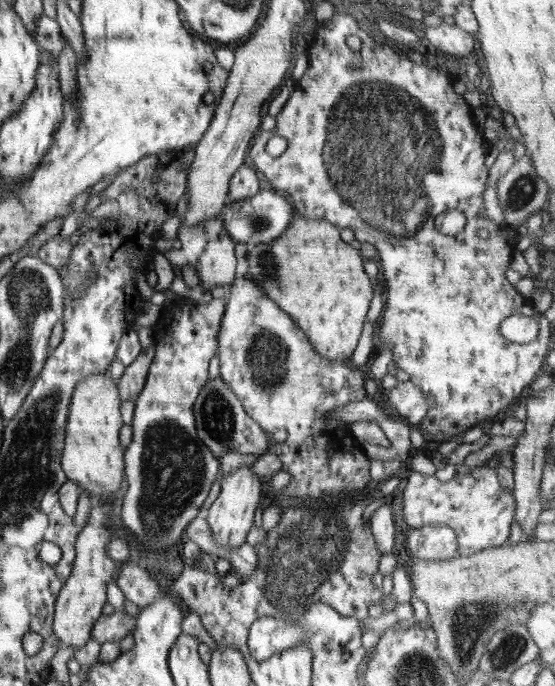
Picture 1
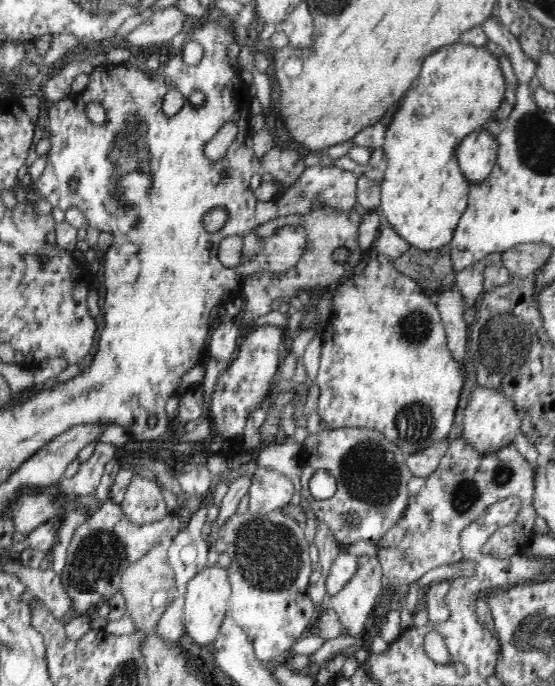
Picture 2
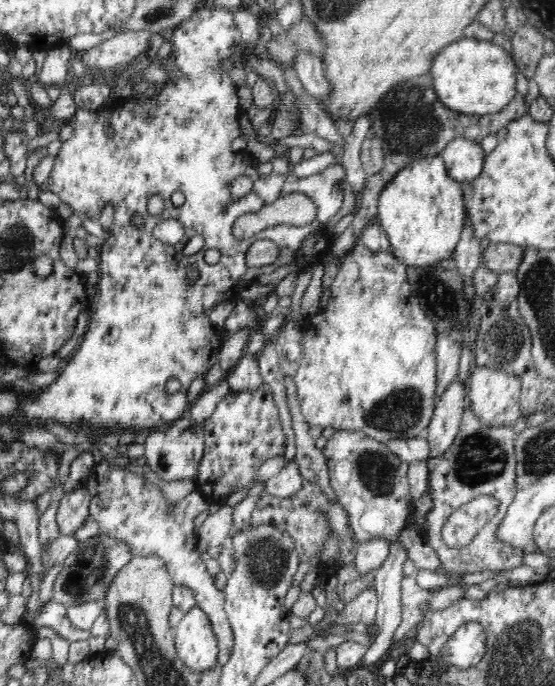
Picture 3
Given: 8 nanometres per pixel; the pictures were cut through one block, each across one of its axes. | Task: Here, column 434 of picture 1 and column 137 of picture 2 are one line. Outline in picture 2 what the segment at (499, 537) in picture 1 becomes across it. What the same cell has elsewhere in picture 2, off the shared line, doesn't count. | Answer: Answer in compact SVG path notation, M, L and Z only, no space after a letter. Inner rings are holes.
M134 476L127 487L124 500L119 505L125 518L138 525L166 518L170 512L160 487L161 485L146 477Z

